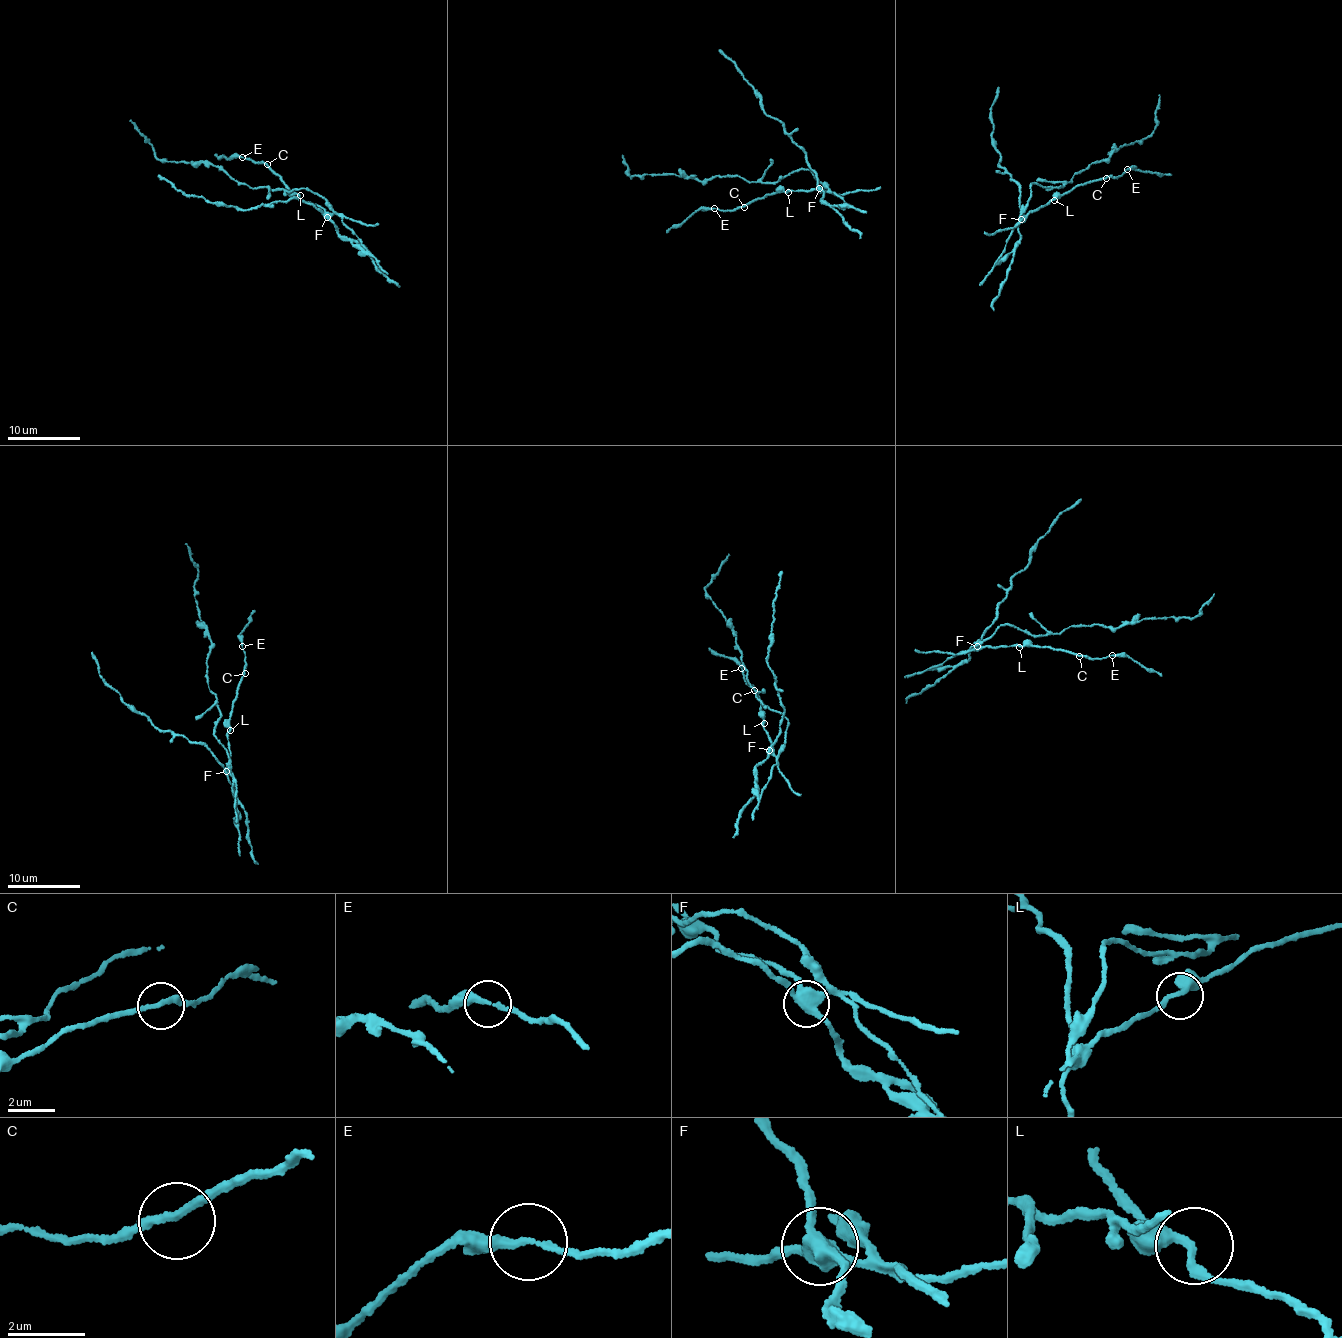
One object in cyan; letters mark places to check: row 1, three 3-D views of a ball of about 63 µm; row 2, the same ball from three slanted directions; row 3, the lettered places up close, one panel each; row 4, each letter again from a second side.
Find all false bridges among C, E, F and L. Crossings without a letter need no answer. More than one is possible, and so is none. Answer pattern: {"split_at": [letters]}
{"split_at": ["E", "F"]}

